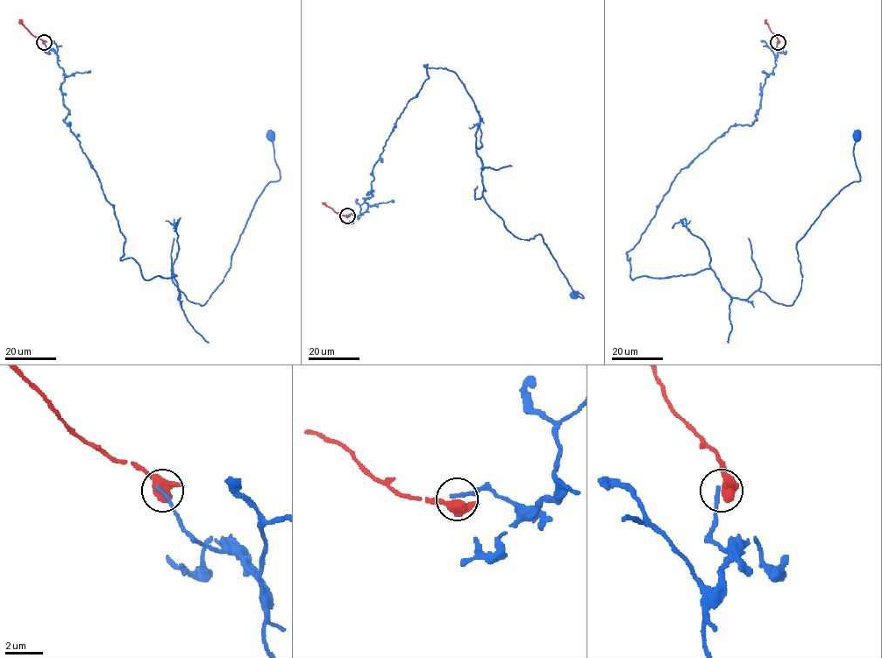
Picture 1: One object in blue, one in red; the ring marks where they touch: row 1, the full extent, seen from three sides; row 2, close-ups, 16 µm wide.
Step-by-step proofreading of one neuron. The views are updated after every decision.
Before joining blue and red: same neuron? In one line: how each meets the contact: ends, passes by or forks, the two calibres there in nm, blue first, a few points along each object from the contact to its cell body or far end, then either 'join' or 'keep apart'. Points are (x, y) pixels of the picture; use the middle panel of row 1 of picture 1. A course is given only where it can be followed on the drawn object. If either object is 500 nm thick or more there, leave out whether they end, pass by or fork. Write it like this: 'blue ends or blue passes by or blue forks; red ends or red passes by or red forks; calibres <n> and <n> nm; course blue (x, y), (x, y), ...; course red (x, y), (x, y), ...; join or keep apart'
calibres 200 and 500 nm; course blue (346, 215), (366, 211), (423, 65), (446, 68), (480, 116), (485, 201), (514, 236), (541, 235), (574, 294); course red (346, 215), (338, 215), (323, 203); keep apart

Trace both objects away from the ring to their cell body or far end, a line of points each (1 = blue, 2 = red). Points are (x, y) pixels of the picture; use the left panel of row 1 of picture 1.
1: (43, 42), (120, 260), (145, 279), (173, 269), (179, 299), (202, 305), (280, 179), (271, 134)
2: (43, 42), (19, 19)

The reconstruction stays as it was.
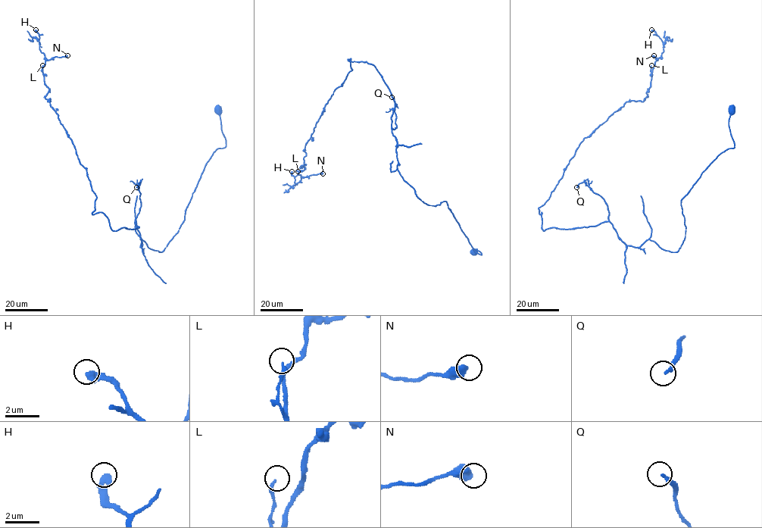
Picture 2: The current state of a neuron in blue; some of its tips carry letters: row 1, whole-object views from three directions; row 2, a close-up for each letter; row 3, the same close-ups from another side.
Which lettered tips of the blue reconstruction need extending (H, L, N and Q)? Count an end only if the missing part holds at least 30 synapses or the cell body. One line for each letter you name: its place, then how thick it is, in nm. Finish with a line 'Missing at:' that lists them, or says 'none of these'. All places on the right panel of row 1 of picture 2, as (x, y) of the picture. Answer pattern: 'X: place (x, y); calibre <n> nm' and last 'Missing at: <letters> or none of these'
Missing at: none of these

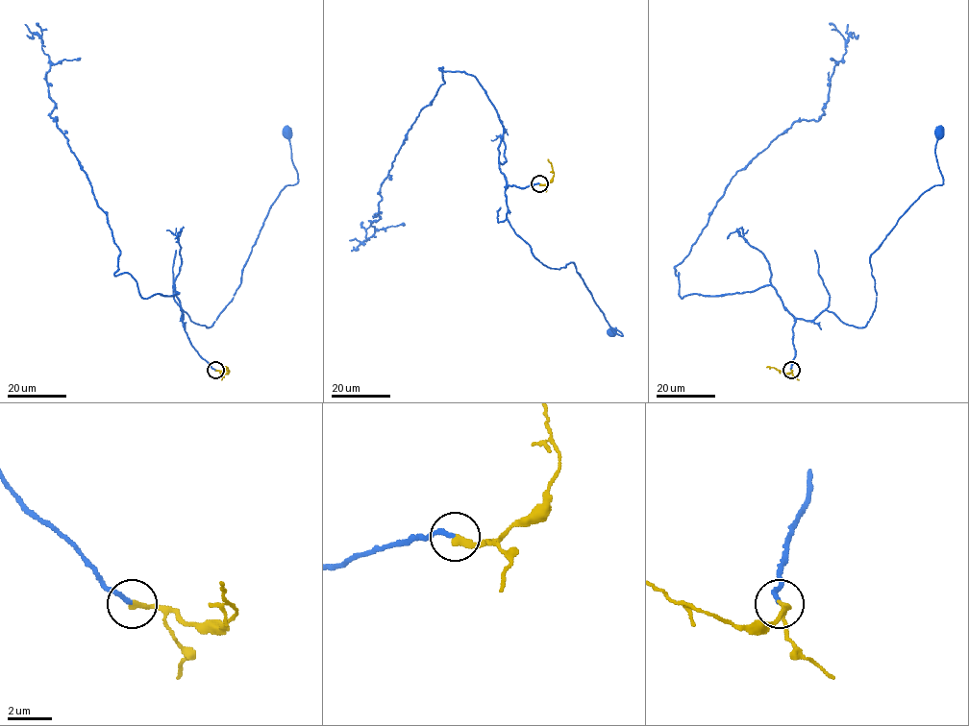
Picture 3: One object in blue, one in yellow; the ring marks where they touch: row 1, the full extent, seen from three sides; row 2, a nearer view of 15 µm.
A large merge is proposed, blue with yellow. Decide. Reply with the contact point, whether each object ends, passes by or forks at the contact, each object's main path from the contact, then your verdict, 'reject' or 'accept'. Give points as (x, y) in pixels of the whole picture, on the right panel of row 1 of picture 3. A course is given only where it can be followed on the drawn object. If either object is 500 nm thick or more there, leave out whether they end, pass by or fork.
at (791, 370); blue ends there; yellow ends there; blue runs (791, 370), (797, 319), (827, 310), (866, 325), (876, 301), (871, 254), (943, 181), (938, 131); yellow runs (791, 370), (786, 373), (766, 367); accept

